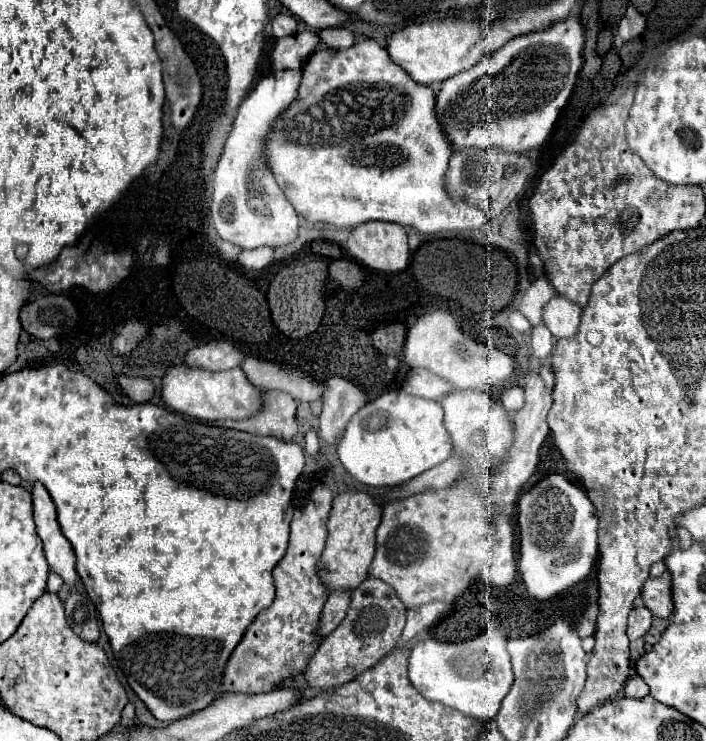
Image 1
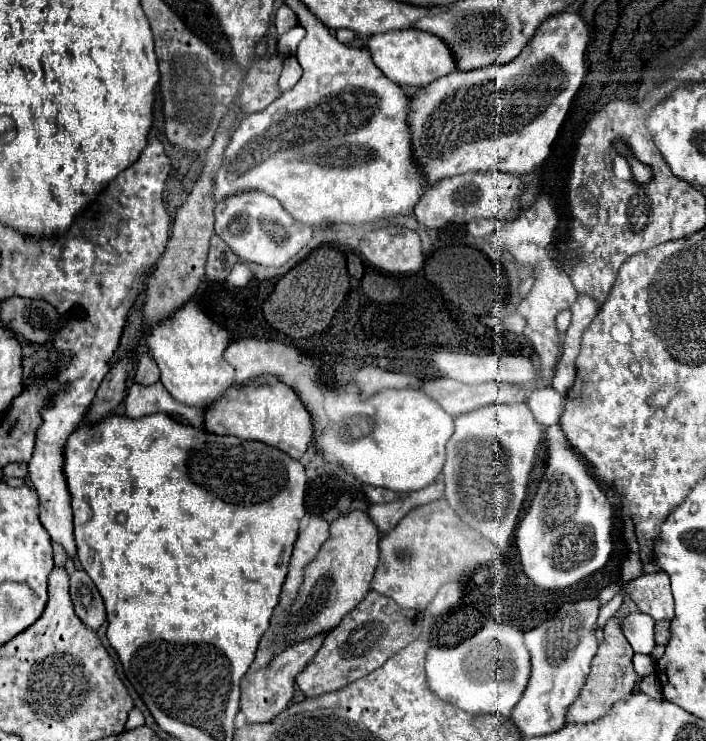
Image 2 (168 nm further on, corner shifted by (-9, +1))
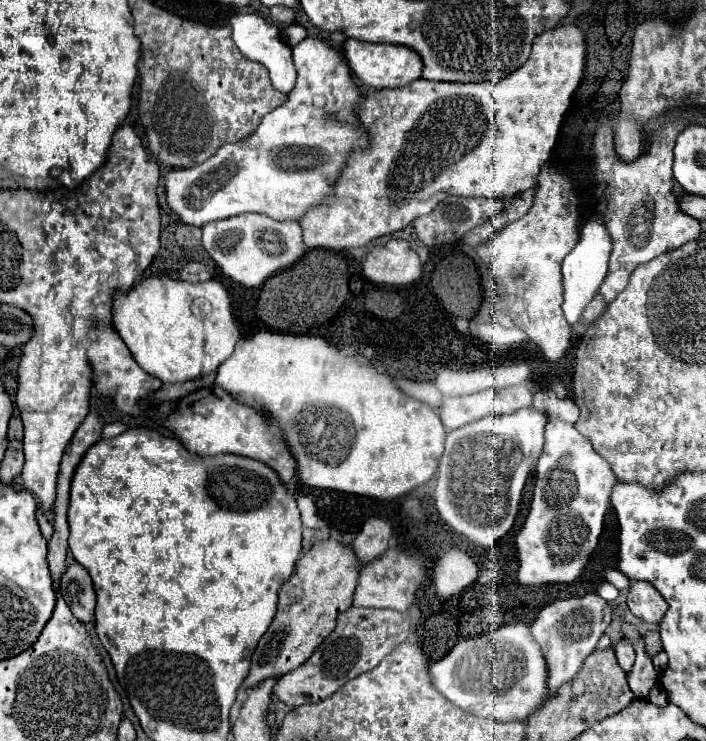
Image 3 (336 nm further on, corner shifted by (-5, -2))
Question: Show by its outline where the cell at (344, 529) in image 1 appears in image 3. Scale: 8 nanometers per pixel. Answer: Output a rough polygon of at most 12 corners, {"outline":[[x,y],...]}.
{"outline":[[313,544],[279,590],[243,686],[309,660],[351,608],[349,546]]}

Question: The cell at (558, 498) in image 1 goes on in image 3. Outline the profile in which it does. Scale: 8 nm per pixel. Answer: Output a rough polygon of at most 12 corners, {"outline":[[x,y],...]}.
{"outline":[[549,420],[521,584],[571,584],[617,478],[573,424]]}

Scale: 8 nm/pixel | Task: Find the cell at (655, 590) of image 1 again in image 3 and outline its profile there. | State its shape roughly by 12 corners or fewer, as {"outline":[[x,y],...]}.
{"outline":[[633,582],[629,610],[645,622],[661,622],[667,602],[649,582]]}

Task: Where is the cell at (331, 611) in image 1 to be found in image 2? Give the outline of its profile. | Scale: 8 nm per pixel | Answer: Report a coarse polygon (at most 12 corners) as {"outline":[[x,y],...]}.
{"outline":[[327,633],[295,643],[249,675],[241,707],[265,723],[293,699],[295,677]]}

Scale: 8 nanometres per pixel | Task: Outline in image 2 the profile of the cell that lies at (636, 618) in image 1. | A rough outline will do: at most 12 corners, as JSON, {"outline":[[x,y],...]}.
{"outline":[[641,611],[623,619],[635,653],[651,653],[655,619]]}

